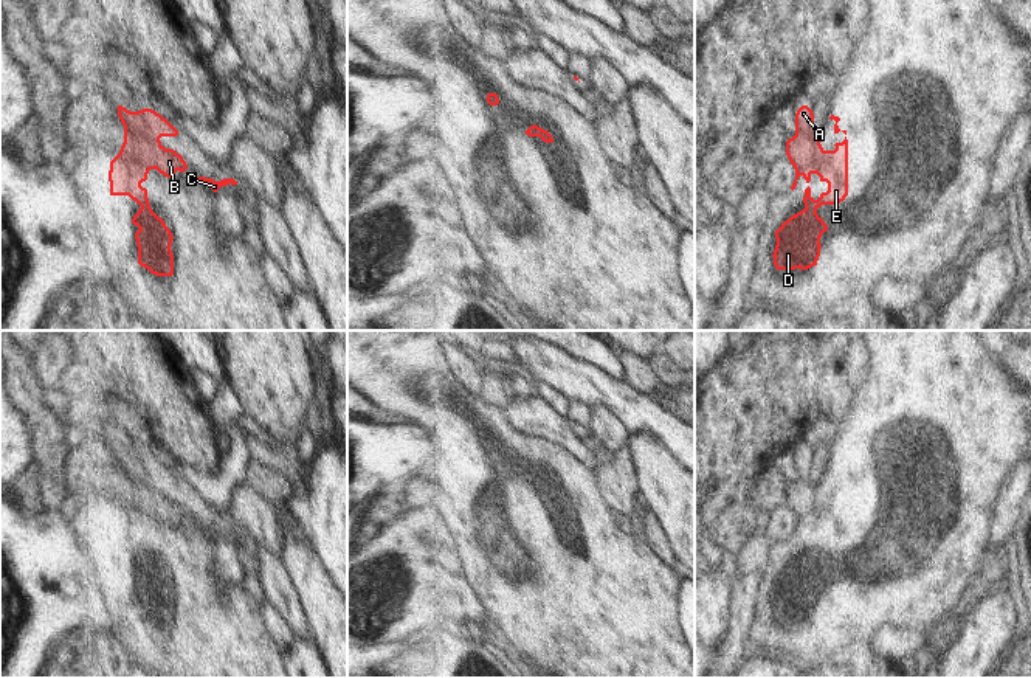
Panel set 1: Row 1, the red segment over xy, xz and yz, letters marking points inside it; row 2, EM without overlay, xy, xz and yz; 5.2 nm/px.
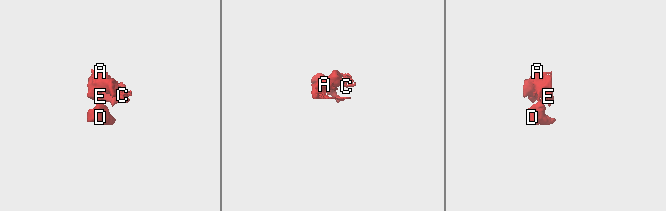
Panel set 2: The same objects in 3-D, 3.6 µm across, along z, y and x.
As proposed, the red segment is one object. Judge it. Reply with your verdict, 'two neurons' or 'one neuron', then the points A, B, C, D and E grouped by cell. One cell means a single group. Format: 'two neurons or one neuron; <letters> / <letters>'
two neurons; A B C E / D

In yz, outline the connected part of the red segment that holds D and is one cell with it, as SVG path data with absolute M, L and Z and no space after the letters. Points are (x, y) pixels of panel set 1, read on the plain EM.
M805 555L791 563L775 579L777 593L774 613L777 617L808 617L817 613L820 604L820 585L828 572L817 562L817 557Z

